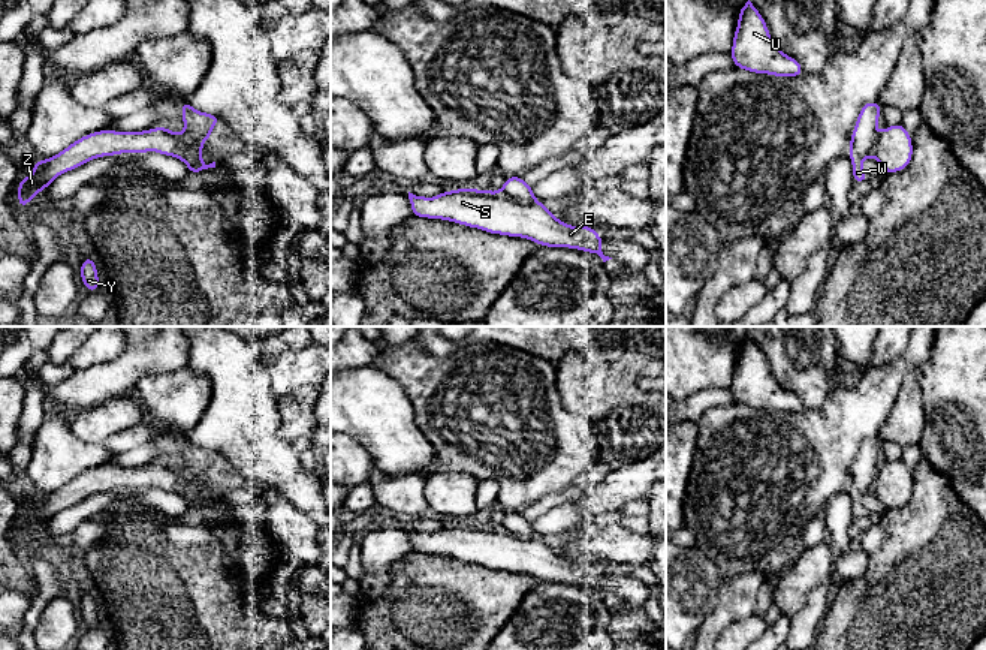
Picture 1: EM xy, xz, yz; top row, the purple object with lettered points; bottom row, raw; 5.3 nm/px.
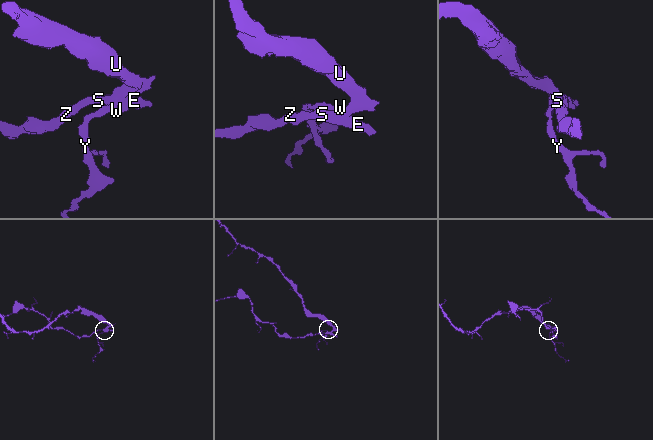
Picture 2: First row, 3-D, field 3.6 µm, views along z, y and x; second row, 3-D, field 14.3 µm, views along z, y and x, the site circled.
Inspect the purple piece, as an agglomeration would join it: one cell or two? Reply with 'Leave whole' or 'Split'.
Split

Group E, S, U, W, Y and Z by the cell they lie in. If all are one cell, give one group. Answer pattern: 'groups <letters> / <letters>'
groups E S Z / U W Y

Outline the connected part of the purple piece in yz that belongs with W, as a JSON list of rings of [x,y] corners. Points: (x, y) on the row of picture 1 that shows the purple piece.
[[[866,102],[856,120],[854,130],[850,138],[850,160],[853,165],[853,181],[868,181],[868,174],[862,163],[872,154],[874,145],[878,139],[877,123],[881,114],[878,102]]]

